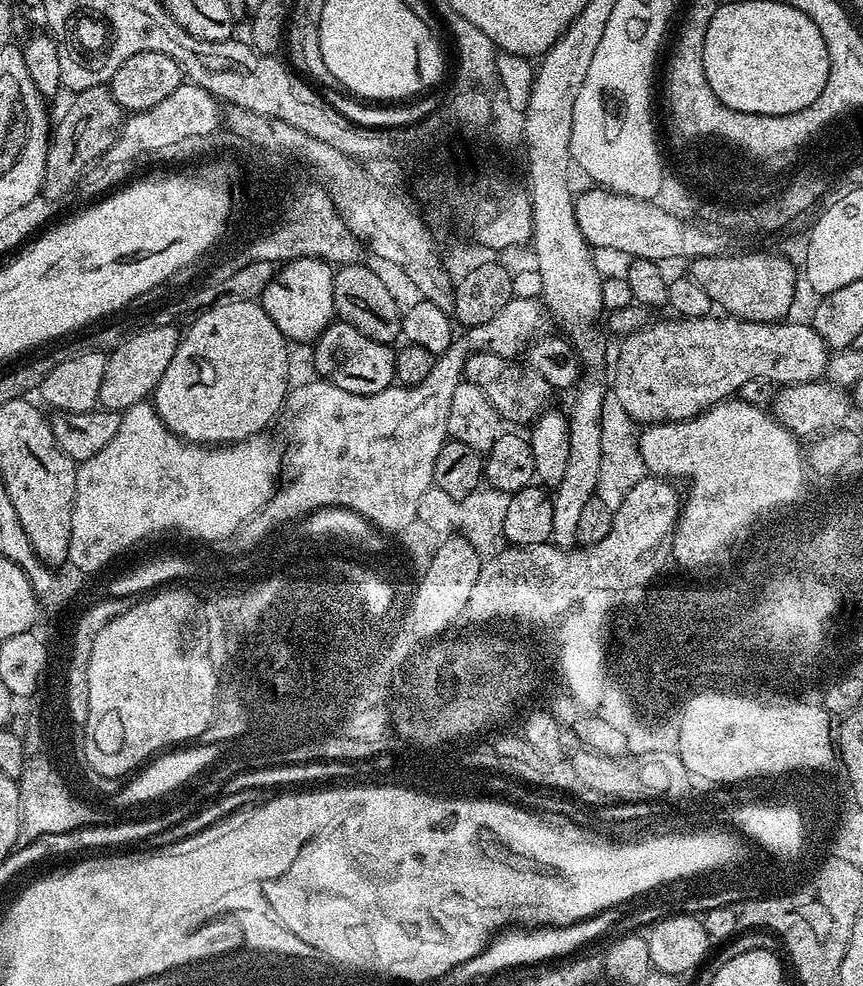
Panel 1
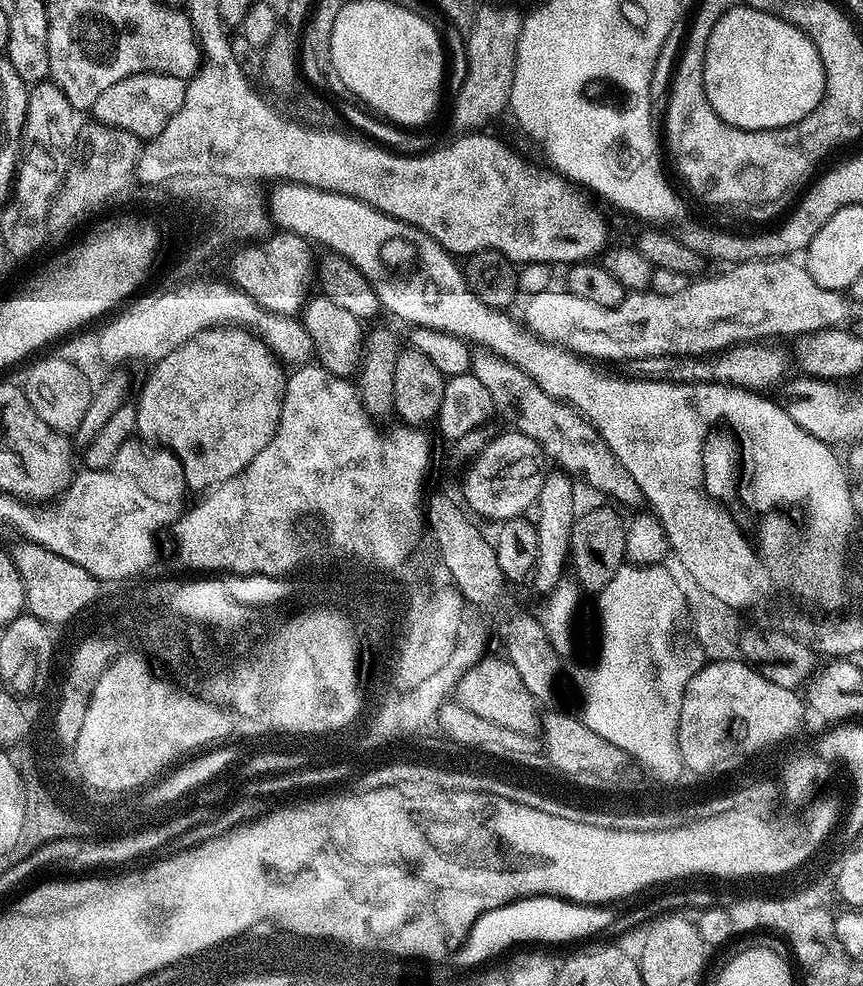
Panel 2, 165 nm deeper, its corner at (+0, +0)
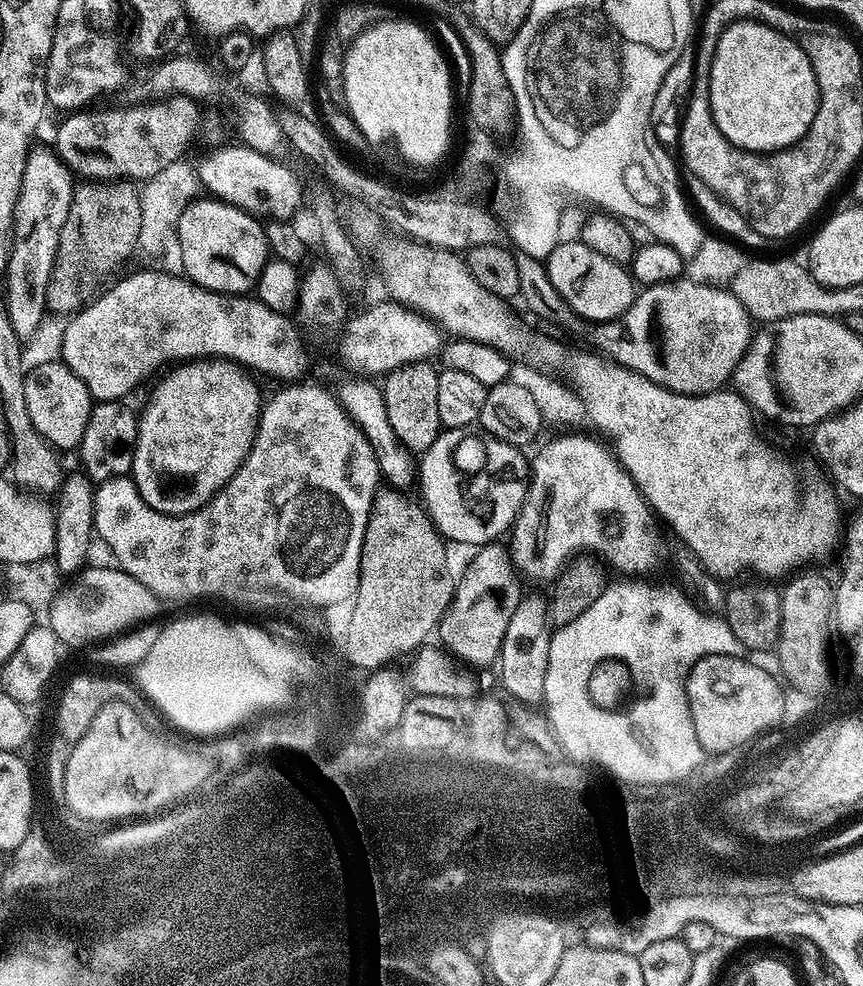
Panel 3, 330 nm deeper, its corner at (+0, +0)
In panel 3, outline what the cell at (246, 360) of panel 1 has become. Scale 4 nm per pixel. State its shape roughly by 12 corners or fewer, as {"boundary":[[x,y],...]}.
{"boundary":[[177,363],[139,413],[151,508],[209,504],[260,425],[253,373]]}

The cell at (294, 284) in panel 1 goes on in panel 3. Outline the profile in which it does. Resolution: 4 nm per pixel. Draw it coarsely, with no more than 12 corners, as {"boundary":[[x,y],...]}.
{"boundary":[[215,198],[177,224],[183,275],[251,293],[270,259],[265,225]]}

